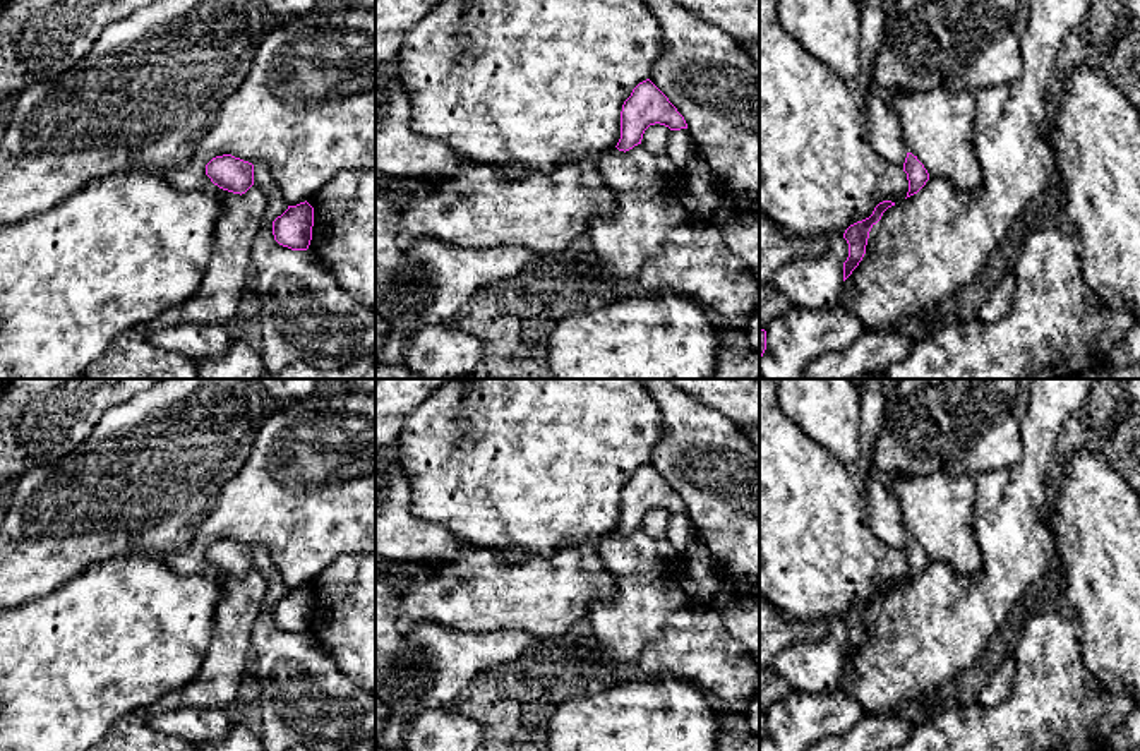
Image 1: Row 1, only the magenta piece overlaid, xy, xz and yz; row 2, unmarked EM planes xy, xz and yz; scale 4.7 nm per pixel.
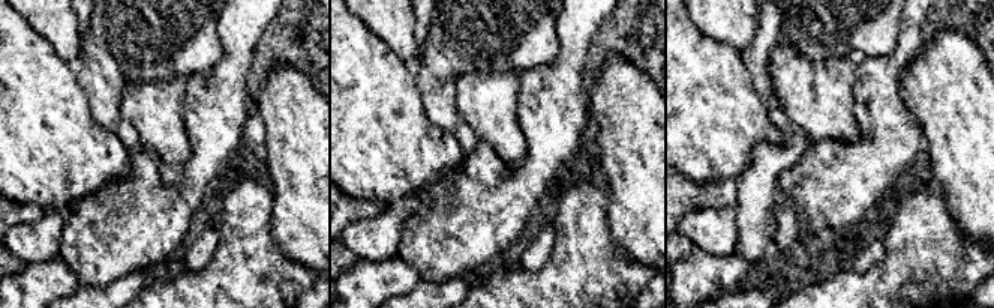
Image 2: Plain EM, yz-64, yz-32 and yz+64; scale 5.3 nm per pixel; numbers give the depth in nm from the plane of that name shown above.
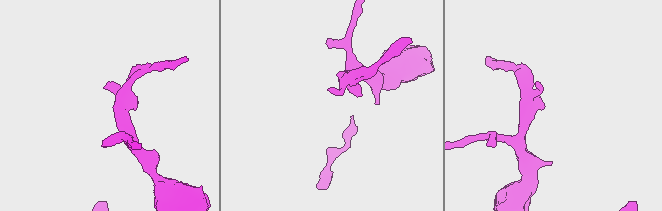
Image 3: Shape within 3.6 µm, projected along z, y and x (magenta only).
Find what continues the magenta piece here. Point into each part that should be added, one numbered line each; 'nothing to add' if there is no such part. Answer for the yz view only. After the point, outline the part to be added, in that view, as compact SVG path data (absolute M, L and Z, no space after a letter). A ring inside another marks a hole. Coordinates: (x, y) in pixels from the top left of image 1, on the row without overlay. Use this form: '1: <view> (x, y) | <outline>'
1: yz (979, 420) | M886 379L883 429L873 449L873 466L861 490L873 533L903 550L900 504L890 484L897 475L984 475L1015 466L1022 454L1020 424L1032 379Z

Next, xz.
nothing to add

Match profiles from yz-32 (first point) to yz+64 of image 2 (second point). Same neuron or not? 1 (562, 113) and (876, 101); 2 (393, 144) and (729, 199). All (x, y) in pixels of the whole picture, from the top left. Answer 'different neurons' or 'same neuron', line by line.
1: same neuron
2: different neurons

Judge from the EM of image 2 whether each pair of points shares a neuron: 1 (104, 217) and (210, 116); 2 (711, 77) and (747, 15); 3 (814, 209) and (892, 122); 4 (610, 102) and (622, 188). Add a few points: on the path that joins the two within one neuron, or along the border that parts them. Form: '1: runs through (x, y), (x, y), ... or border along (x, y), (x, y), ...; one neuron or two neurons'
1: runs through (143, 217), (167, 209), (195, 181), (209, 155); one neuron
2: border along (699, 27), (706, 35), (732, 44), (739, 51); two neurons
3: runs through (835, 188), (880, 143); one neuron
4: runs through (625, 123), (625, 167); one neuron

